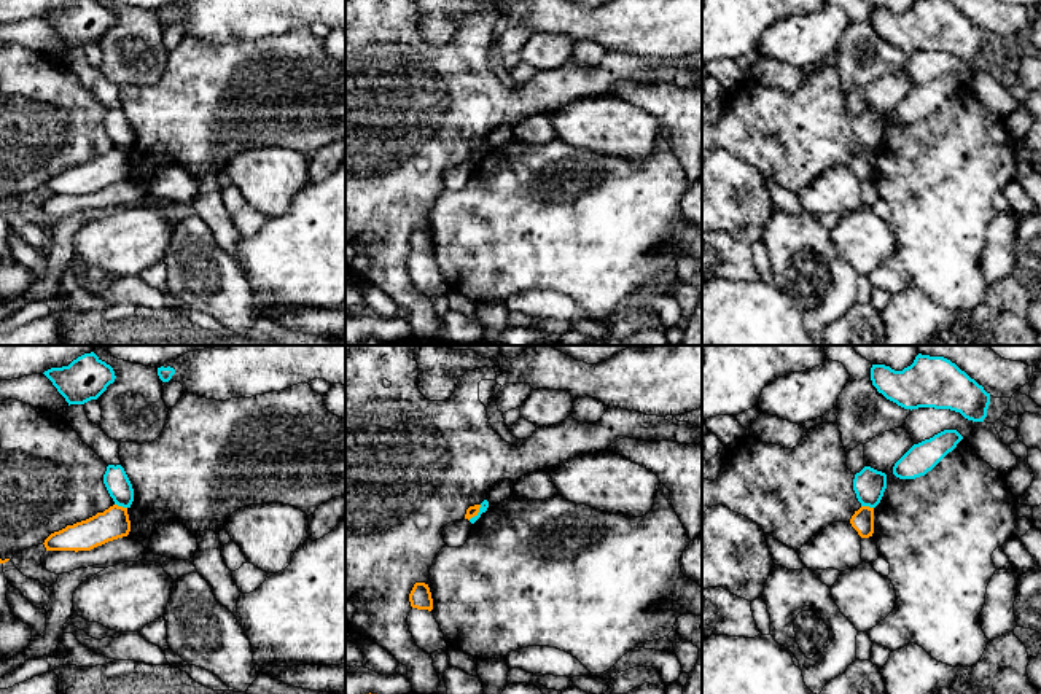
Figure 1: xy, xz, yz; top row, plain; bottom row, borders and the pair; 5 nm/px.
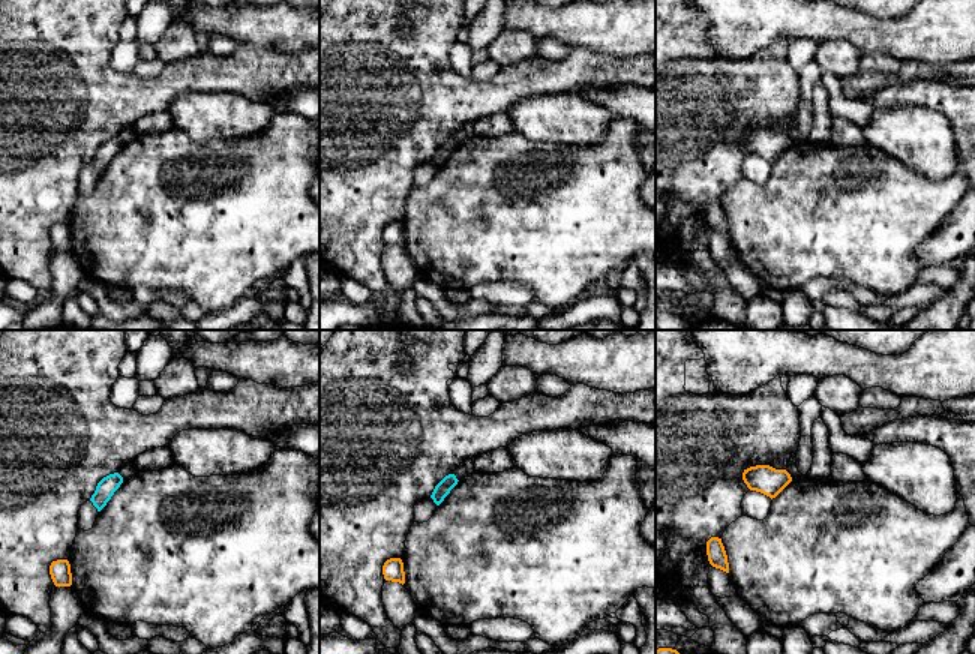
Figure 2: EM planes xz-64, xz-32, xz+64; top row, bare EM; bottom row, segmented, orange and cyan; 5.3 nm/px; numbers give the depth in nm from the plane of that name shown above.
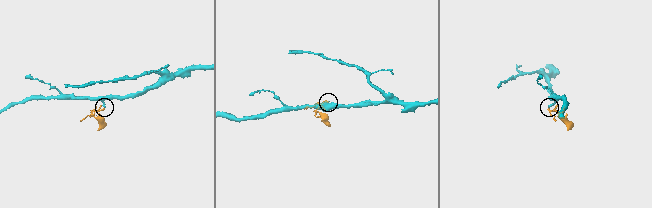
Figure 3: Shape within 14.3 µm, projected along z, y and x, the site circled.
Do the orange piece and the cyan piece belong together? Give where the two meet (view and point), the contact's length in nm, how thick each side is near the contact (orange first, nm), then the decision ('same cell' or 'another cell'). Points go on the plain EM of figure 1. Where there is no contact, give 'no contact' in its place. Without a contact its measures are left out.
xz (476, 156) | 100 nm | 60/50 nm | another cell

